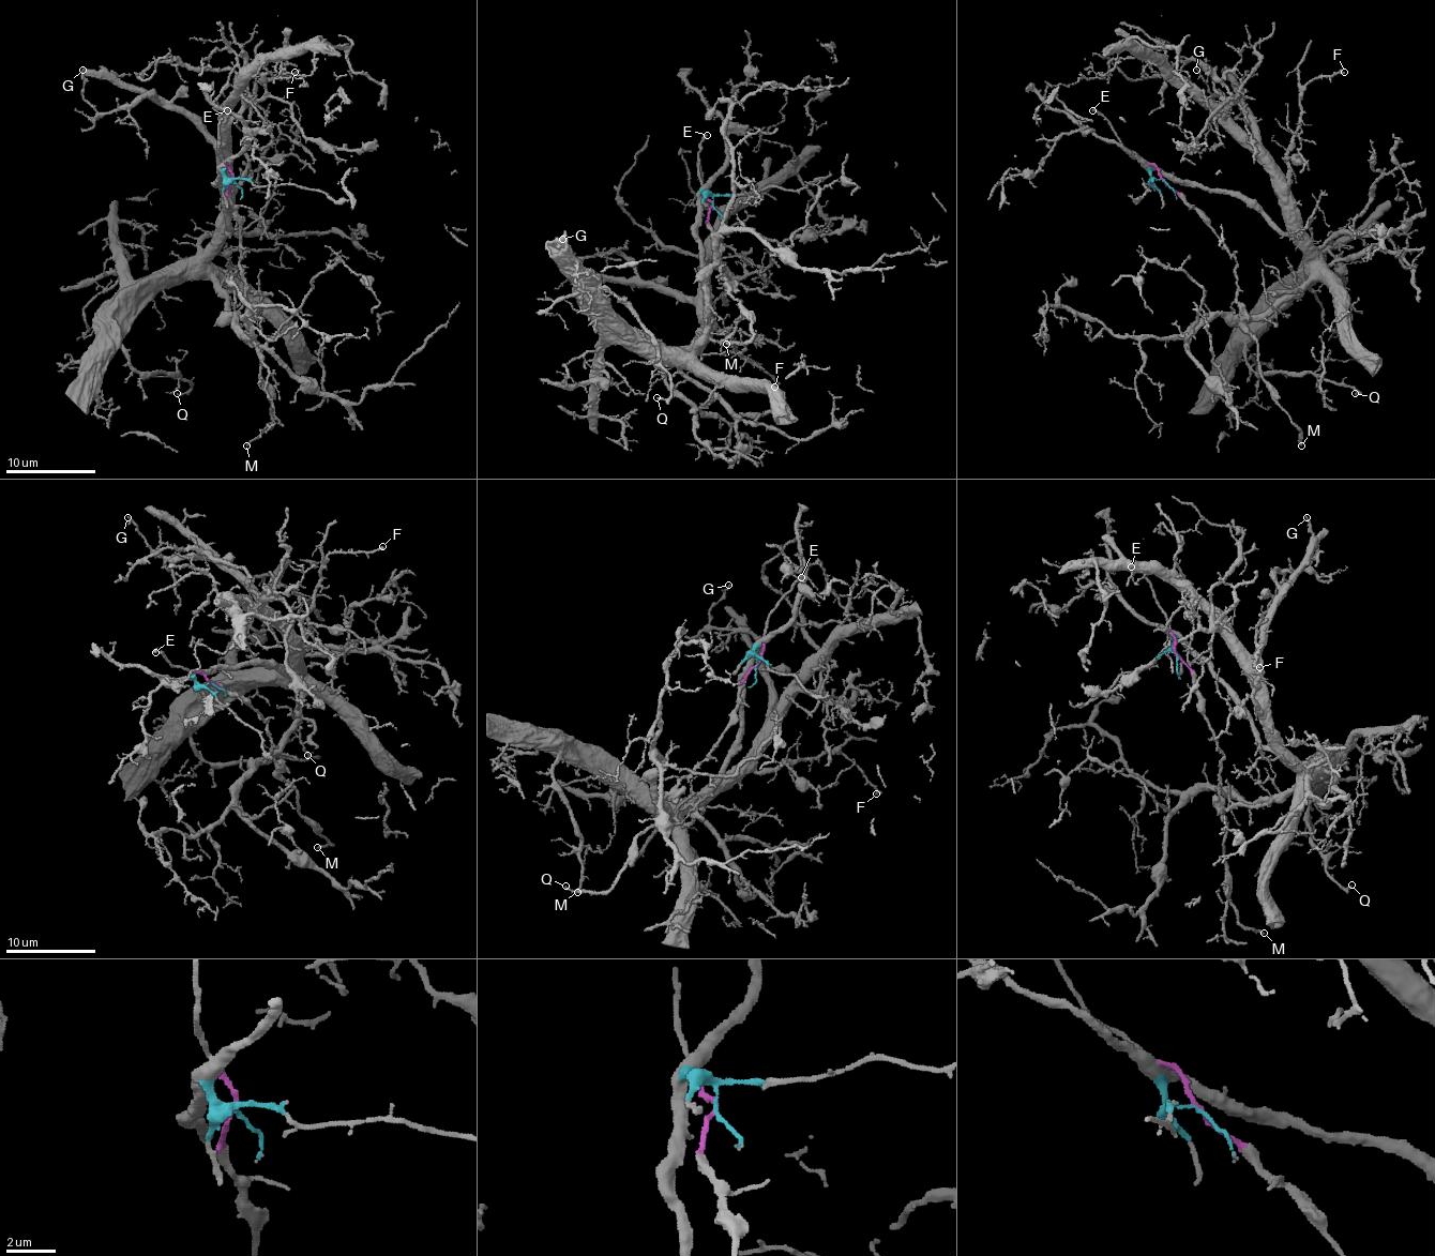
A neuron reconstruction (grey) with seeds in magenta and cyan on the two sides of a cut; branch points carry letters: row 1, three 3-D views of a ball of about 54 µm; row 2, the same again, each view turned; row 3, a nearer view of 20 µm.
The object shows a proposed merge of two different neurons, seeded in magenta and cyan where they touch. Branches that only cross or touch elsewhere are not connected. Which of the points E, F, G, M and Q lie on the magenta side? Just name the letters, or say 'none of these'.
E, M

